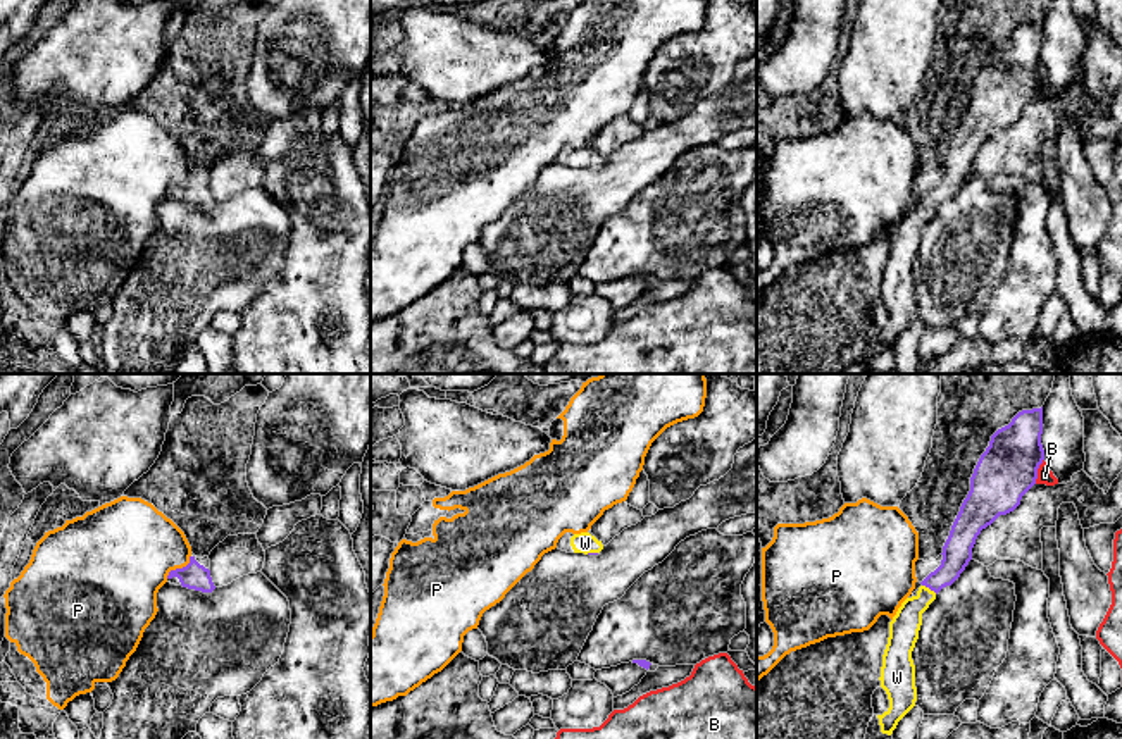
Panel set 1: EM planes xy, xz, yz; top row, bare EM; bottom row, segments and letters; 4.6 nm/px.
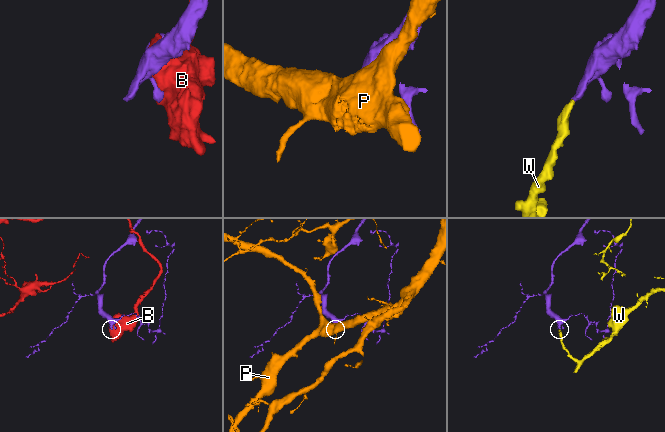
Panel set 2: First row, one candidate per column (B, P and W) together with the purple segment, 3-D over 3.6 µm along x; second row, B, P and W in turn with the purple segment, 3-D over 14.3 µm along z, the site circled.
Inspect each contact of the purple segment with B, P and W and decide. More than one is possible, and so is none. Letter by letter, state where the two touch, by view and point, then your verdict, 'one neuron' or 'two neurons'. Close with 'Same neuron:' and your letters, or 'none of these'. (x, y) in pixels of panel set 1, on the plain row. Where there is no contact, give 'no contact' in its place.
B: contact yz (1036, 85); two neurons
P: contact xy (180, 183); two neurons
W: contact yz (929, 202); one neuron
Same neuron: W

